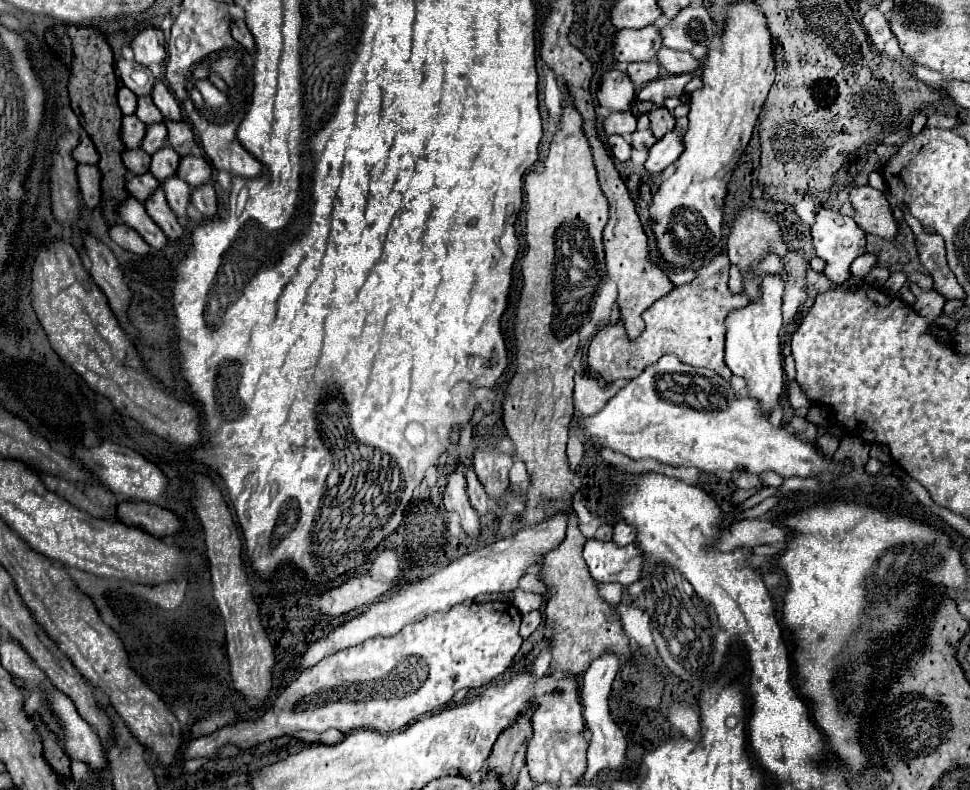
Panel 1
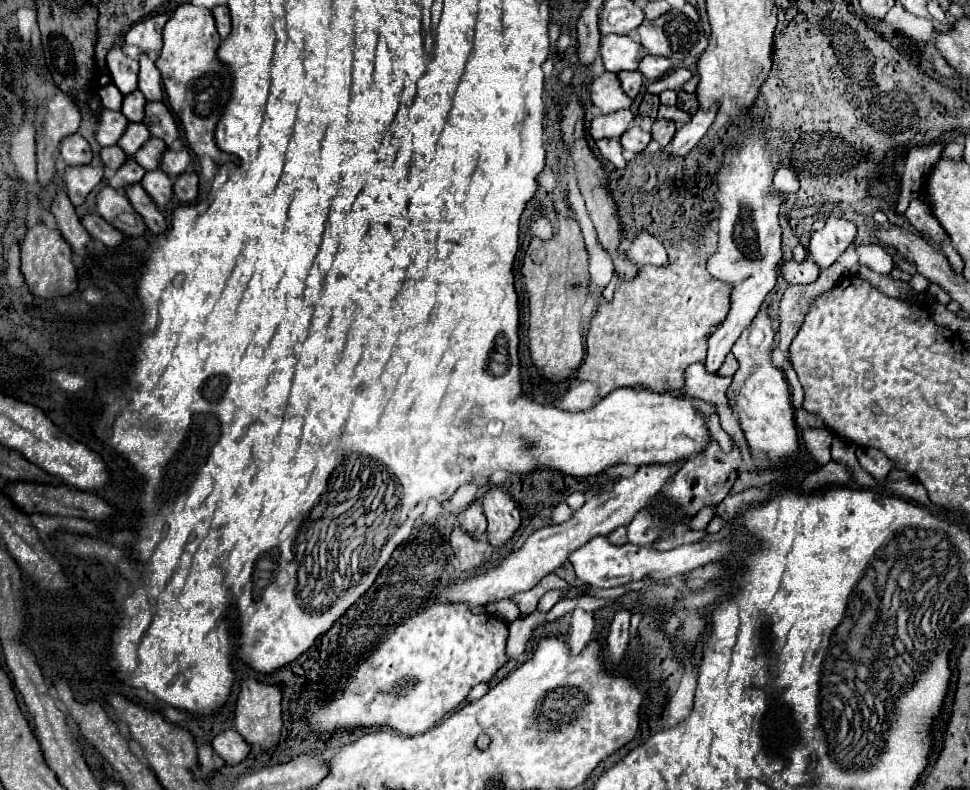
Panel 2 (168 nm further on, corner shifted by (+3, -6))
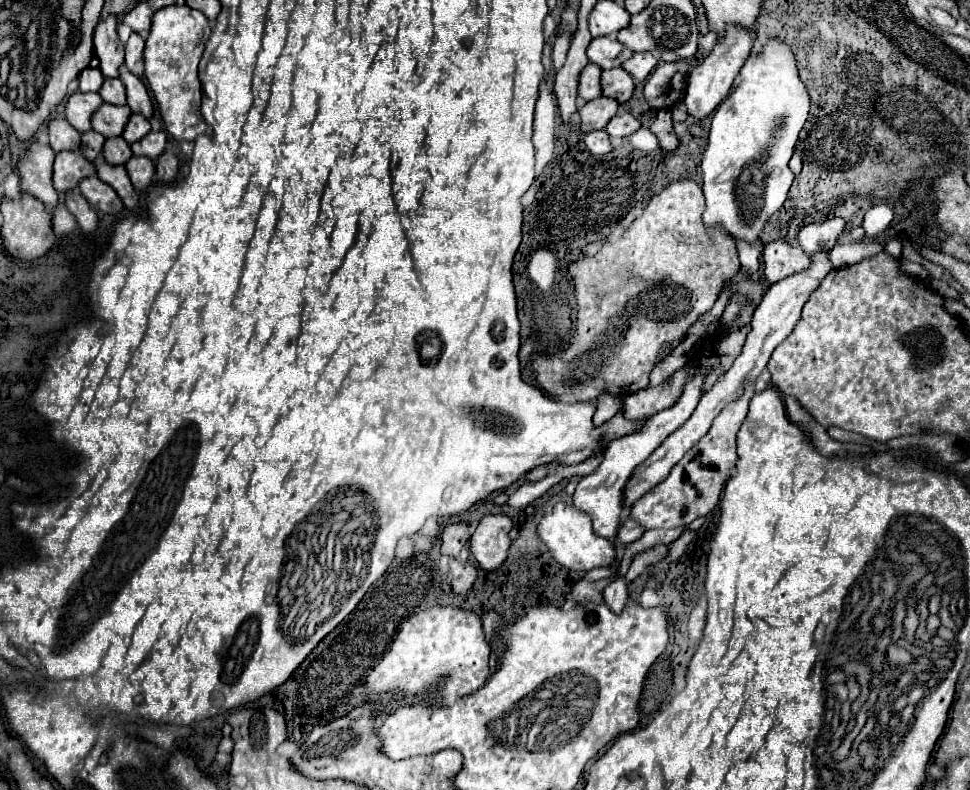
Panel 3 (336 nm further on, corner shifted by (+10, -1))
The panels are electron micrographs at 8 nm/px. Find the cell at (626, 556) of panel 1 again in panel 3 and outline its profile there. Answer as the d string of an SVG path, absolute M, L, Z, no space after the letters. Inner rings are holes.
M565 503L555 505L555 511L547 513L541 519L537 531L541 541L545 541L545 545L553 551L555 561L567 569L589 571L595 567L609 567L615 561L615 545L609 539L595 535L591 517L587 517L585 513L579 513L571 505L565 505Z

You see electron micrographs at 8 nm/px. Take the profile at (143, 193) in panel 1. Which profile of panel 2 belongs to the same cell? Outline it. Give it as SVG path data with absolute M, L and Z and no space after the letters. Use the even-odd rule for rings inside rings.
M128 156L126 162L116 170L116 174L110 178L110 186L116 190L124 190L124 186L140 182L146 170L142 170L142 166L138 166L138 162L134 160L134 156Z

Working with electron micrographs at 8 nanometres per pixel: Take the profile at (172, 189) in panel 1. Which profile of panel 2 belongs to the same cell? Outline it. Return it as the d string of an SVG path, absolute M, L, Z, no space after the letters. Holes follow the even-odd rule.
M162 170L146 172L140 184L148 192L148 196L156 202L156 206L164 208L170 202L170 198L172 198L172 180Z

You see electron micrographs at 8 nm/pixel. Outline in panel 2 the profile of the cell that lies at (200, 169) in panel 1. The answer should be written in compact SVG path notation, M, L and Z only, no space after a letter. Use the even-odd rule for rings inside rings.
M168 148L168 150L164 150L164 154L162 154L160 168L162 168L168 176L176 178L178 174L186 172L186 170L190 168L190 164L192 164L192 158L190 158L190 154L188 154L186 148L178 148L178 150L176 150L176 148Z

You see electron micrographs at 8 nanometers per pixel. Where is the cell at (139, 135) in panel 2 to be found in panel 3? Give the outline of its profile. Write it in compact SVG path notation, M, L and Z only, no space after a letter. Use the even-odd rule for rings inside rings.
M103 103L103 109L99 109L99 113L95 113L93 117L93 129L101 135L109 137L121 137L127 123L131 117L131 109L127 109L127 105L119 107L119 105L107 105Z

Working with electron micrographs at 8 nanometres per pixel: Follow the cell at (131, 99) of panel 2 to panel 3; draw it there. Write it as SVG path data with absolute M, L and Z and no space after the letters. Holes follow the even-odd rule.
M115 79L115 81L107 81L103 83L103 89L99 91L99 95L103 97L105 103L111 103L111 105L127 105L127 93L125 93L125 85L121 79Z

